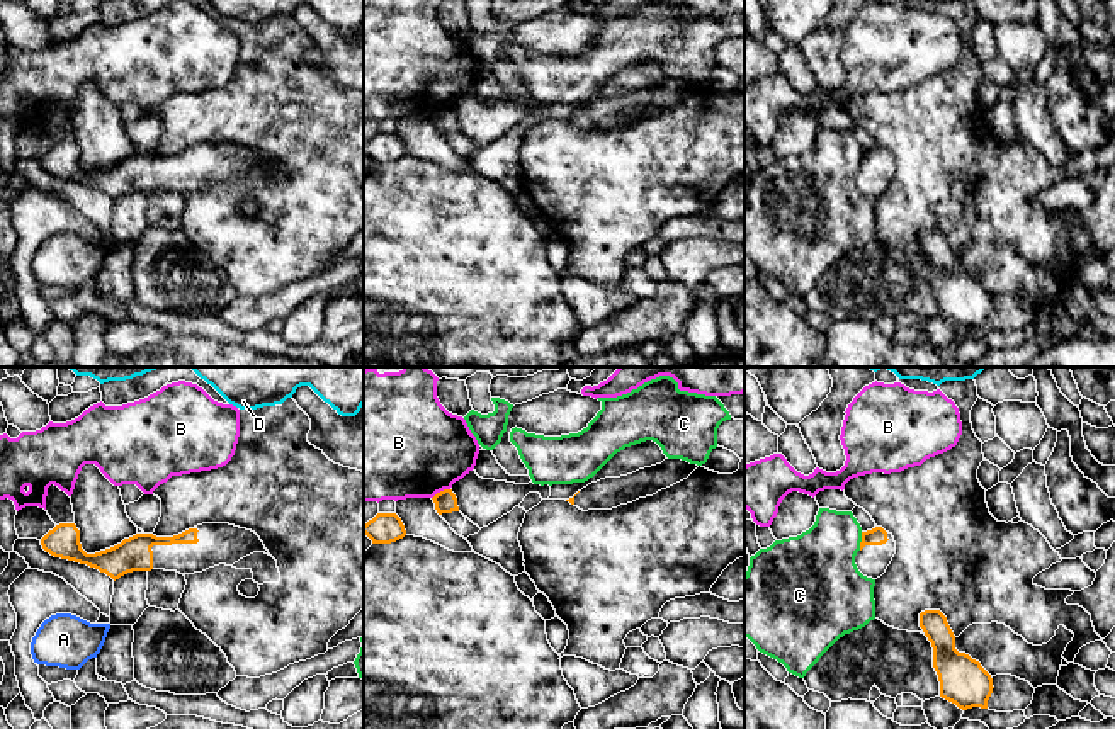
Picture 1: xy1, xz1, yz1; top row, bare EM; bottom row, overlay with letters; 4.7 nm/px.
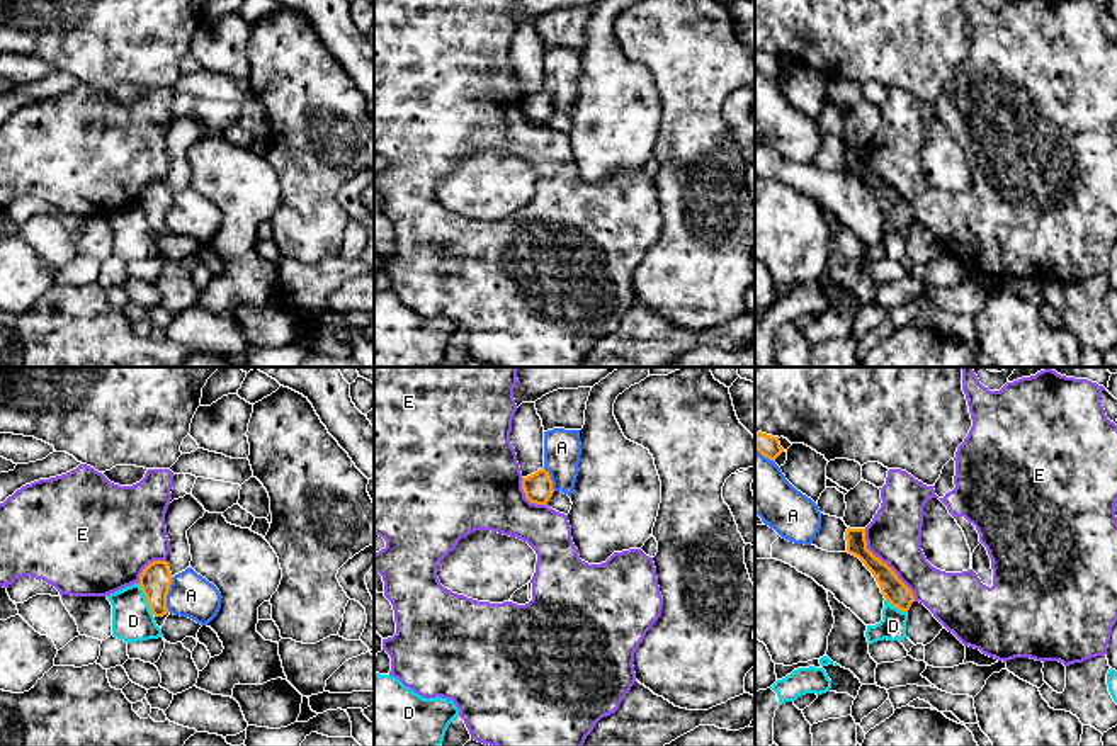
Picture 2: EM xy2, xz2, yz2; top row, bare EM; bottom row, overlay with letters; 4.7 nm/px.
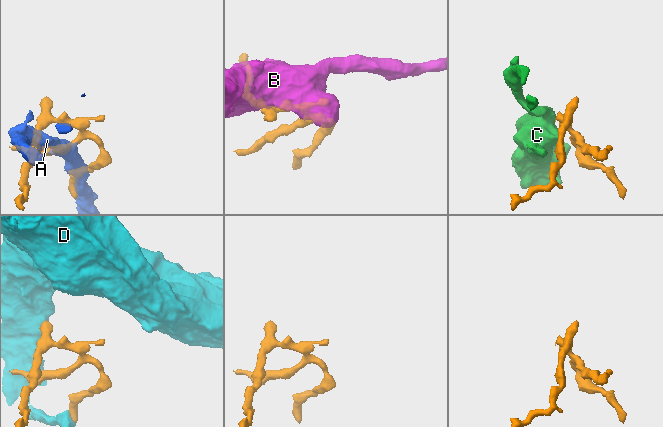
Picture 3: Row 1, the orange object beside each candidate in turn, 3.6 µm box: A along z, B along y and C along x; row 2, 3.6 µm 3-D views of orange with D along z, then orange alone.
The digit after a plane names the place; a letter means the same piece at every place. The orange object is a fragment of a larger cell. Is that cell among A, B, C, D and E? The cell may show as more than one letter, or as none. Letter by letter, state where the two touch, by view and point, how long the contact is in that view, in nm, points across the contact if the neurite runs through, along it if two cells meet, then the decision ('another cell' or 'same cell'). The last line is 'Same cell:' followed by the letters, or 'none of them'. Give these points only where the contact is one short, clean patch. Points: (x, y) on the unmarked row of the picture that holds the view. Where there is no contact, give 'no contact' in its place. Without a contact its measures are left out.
A: xy2 (167, 213) | 170 nm | another cell
B: xz1 (441, 111) | 100 nm | along xz1 (449, 107), (444, 107), (432, 118) | another cell
C: yz1 (862, 160) | 90 nm | along yz1 (862, 152), (859, 169) | another cell
D: xy2 (147, 218) | 170 nm | along xy2 (138, 203), (153, 233) | another cell
E: yz2 (886, 184) | 420 nm | another cell
Same cell: none of them

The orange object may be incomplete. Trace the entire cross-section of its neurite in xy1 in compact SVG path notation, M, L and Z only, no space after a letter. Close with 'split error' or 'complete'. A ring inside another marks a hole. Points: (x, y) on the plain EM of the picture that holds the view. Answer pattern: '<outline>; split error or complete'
M59 143L41 158L41 165L54 177L87 184L114 201L151 189L194 194L219 184L233 185L253 172L269 173L255 151L229 143L202 143L173 156L136 153L95 173L82 168L75 143Z; split error

